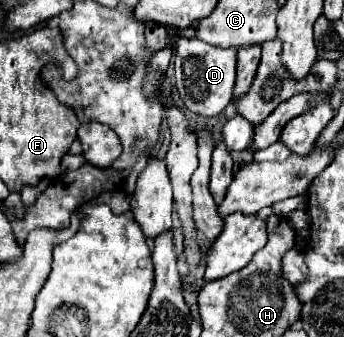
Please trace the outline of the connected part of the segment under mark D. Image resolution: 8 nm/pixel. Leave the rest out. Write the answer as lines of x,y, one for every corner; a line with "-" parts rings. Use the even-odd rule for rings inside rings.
179,37
175,45
175,87
183,105
203,117
219,115
229,103
235,87
235,49
221,49
207,45
195,37

